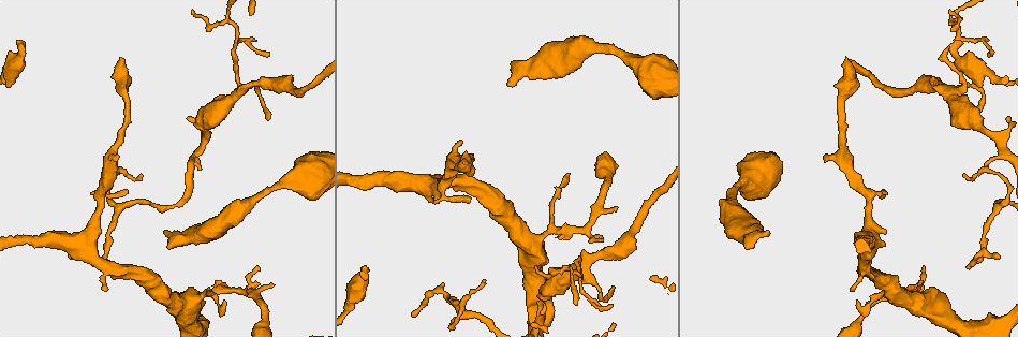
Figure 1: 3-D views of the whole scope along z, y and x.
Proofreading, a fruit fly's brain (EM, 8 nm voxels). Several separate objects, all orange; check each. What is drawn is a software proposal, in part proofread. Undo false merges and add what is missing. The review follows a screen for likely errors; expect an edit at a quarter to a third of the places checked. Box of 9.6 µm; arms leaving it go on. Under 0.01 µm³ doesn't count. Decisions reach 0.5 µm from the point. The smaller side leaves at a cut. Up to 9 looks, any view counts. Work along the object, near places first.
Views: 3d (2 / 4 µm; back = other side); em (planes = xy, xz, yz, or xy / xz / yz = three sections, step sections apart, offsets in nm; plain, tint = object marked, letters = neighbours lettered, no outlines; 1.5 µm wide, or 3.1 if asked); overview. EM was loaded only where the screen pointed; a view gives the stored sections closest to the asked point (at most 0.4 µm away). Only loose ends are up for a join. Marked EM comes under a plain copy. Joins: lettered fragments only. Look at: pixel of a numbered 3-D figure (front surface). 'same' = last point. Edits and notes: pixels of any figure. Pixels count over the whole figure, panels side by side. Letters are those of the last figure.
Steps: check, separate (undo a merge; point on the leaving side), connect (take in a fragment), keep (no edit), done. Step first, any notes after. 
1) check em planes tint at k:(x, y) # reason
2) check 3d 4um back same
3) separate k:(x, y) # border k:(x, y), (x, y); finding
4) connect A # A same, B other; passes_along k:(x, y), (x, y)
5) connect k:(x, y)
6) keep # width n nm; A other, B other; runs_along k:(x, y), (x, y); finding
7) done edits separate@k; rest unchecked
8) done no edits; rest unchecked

check em yz step 4 tint at 1:(364, 280) # free end

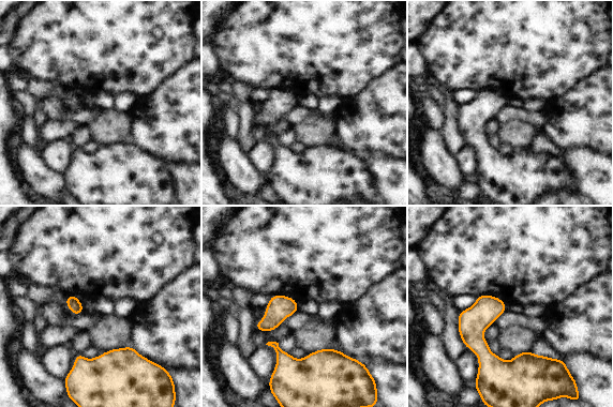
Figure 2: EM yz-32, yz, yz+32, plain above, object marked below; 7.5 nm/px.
check em planes letters same # another direction

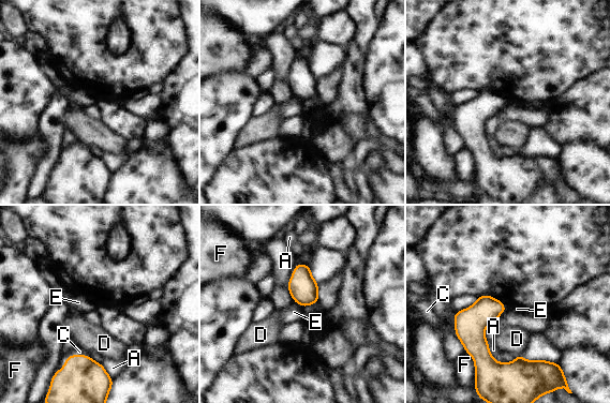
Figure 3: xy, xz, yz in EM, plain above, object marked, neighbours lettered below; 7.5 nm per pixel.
keep # width 190 nm; A other, C other, D other, E other, F other; no lettered fragment goes on from it

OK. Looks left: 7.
check em xz step 8 tint at 1:(989, 53) # thin end

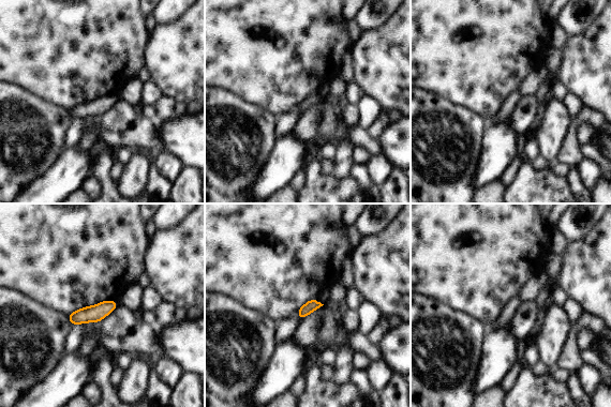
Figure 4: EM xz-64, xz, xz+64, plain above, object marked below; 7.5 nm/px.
check em planes letters same # cut it another way

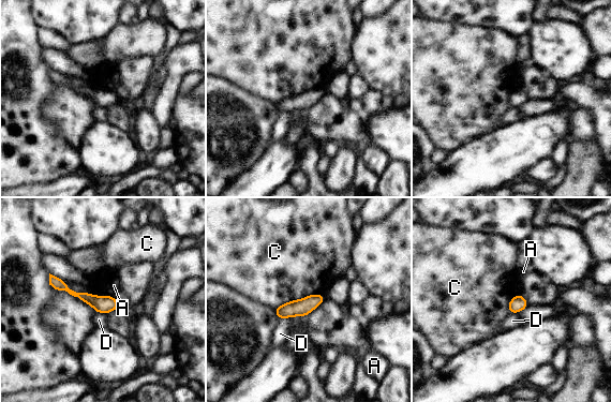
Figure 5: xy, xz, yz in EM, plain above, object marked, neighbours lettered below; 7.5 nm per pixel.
keep # A other, C other, D other; border 5:(324, 295), (310, 294), (274, 310); none of them fits

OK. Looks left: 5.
check 3d 2um at 1:(268, 111) # free end

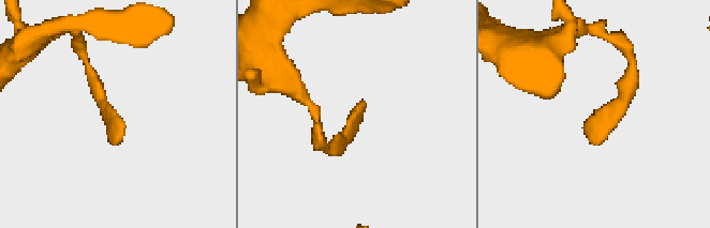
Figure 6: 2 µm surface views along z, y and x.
check em planes letters at 6:(365, 101) # shape alone is not enough

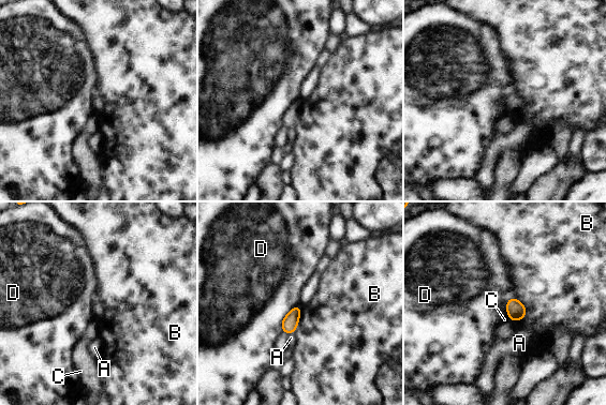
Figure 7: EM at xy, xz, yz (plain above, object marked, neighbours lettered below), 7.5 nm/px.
keep # longest_contact D 240 nm; A other, B other, C other, D other; no lettered fragment goes on from it

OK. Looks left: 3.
check 3d 4um at 1:(616, 206) # thin end

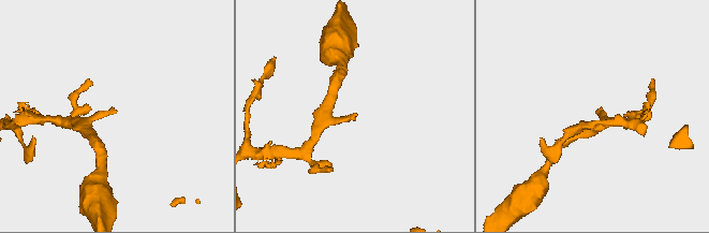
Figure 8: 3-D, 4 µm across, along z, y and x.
check em xz step 4 tint at 8:(596, 111) # now the EM

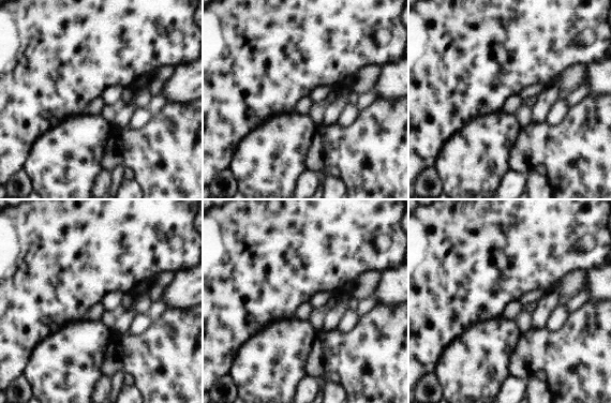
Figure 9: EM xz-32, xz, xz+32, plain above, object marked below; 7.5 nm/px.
check em planes letters same

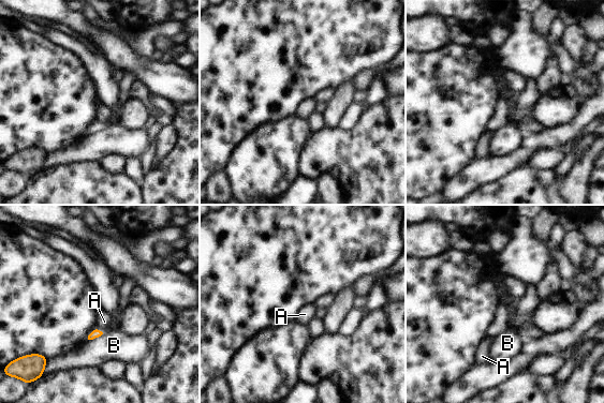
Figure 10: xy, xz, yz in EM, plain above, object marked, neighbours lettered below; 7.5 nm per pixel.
keep # A other, B other; border 10:(97, 328), (103, 333); no lettered fragment goes on from it

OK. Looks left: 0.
done no edits; rest unchecked

